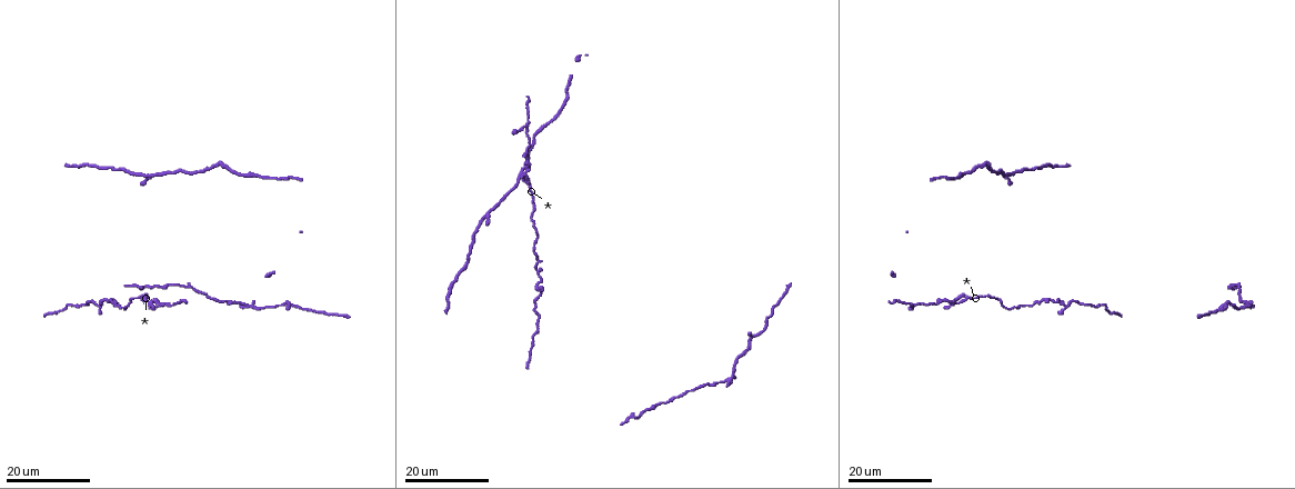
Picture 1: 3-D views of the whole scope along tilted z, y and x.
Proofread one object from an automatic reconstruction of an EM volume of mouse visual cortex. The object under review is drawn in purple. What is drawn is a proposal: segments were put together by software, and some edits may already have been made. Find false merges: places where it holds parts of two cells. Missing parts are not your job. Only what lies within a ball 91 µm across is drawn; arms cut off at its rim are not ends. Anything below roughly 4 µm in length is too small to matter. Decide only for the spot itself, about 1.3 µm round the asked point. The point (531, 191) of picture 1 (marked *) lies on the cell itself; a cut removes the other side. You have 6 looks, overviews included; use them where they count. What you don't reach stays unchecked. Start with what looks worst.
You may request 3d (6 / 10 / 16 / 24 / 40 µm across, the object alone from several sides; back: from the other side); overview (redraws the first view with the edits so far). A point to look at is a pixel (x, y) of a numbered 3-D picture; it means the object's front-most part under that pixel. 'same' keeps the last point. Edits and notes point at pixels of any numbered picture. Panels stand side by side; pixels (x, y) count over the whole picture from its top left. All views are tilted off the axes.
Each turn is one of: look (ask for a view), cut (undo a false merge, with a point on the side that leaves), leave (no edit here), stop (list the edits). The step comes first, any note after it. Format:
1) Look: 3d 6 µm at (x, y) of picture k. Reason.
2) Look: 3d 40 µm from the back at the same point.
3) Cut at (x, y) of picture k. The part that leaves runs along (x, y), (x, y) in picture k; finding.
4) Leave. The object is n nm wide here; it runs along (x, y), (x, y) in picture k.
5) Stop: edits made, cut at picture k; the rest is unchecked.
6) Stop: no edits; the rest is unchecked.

Look: 3d 16 µm at (147, 302) of picture 1. Three arms meet.

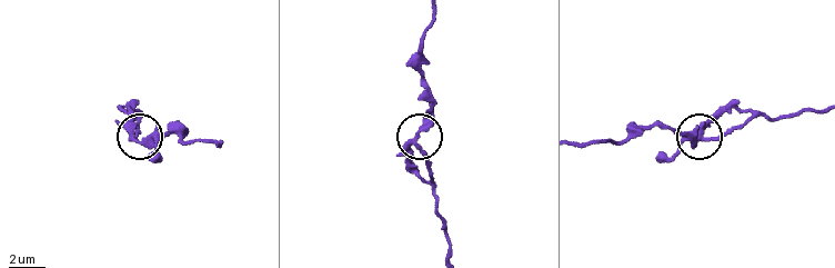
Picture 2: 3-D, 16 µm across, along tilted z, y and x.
Look: 3d 6 µm at (133, 135) of picture 2.

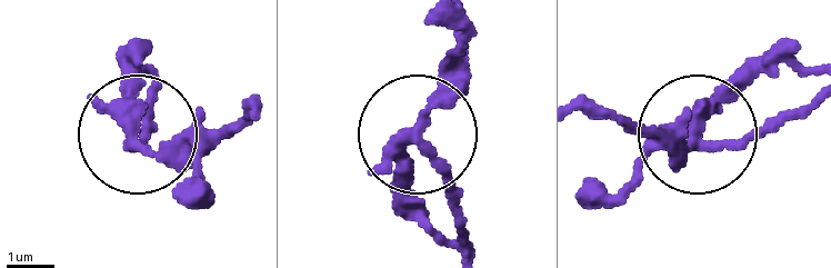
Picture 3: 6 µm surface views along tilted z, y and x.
Leave. The object is 270 nm wide here; it runs along (807, 105), (736, 141), (663, 145), (651, 134) in picture 3; one cell here.

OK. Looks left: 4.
Look: 3d 24 µm at (529, 151) of picture 1. Thick turns thin.

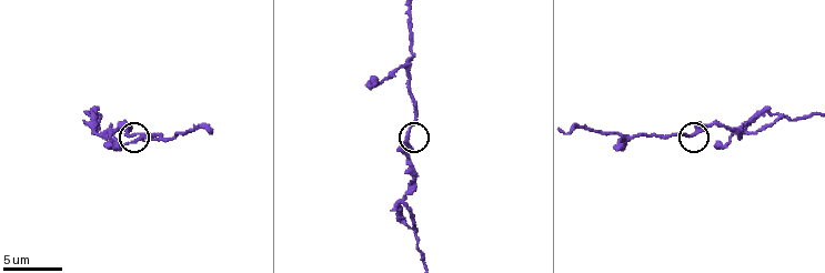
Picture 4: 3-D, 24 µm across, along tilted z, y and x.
Look: 3d 6 µm at (406, 136) of picture 4.

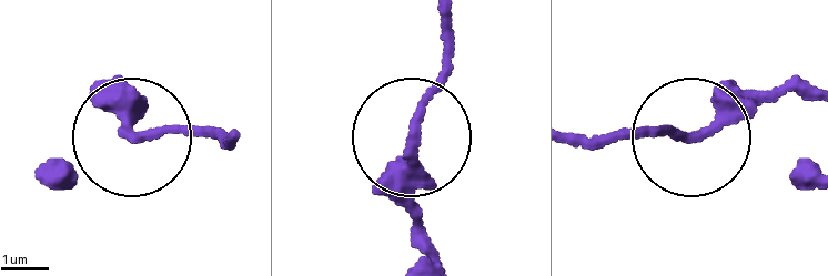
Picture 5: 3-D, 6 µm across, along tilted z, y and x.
Look: 3d 6 µm from the back at (132, 139) of picture 5.

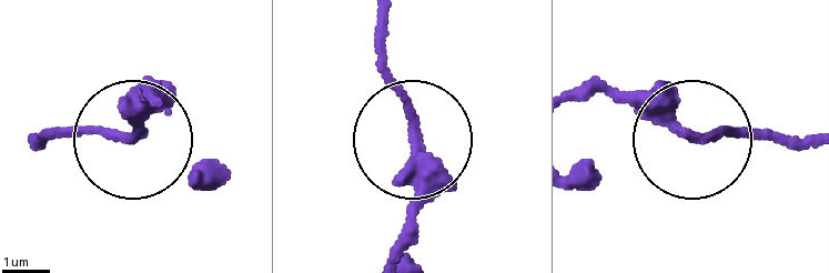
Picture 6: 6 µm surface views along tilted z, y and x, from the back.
Leave. The object is 220 nm wide here; it runs along (394, 251), (411, 215), (417, 132), (382, 29) in picture 6; continuous, no second cell.

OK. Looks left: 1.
Stop: no edits; the rest is unchecked.

